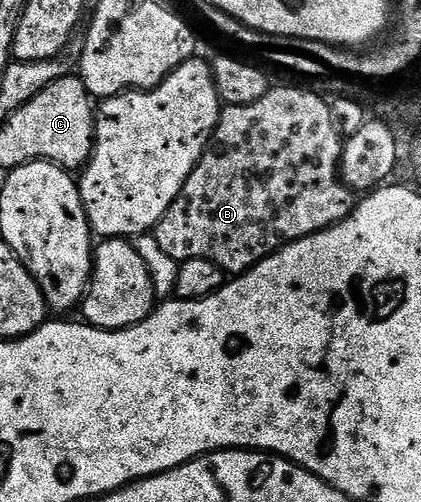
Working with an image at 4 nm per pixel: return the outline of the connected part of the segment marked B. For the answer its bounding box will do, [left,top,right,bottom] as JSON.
[153,86,357,274]

